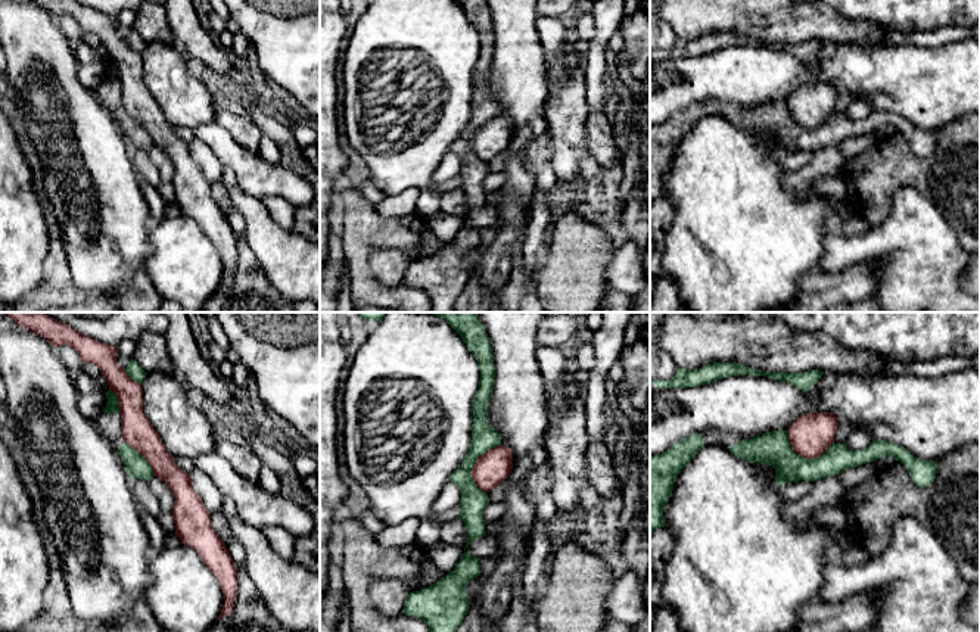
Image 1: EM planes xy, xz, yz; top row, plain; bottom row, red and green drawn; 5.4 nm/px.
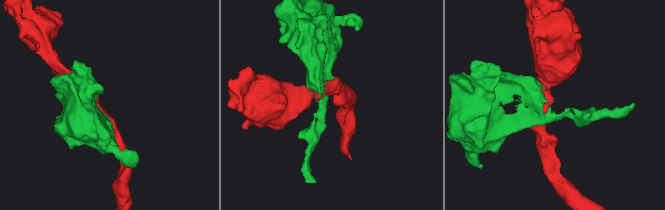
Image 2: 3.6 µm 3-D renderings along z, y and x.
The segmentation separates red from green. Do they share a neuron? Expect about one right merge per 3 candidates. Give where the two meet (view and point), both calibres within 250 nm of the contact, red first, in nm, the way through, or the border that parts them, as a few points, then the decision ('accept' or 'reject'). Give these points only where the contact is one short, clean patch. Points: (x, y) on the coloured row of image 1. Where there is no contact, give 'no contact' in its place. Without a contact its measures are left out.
yz (805, 457) | 220/190 nm | reject

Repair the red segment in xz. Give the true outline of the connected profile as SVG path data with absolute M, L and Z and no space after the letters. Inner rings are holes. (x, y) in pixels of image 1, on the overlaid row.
M498 445L477 458L472 476L479 489L489 492L508 479L511 468L511 449Z

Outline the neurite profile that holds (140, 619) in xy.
M139 598L119 626L119 632L164 632L144 598Z

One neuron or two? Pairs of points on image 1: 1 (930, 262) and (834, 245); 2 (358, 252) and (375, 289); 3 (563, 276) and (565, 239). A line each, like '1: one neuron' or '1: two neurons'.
1: one neuron
2: one neuron
3: one neuron

